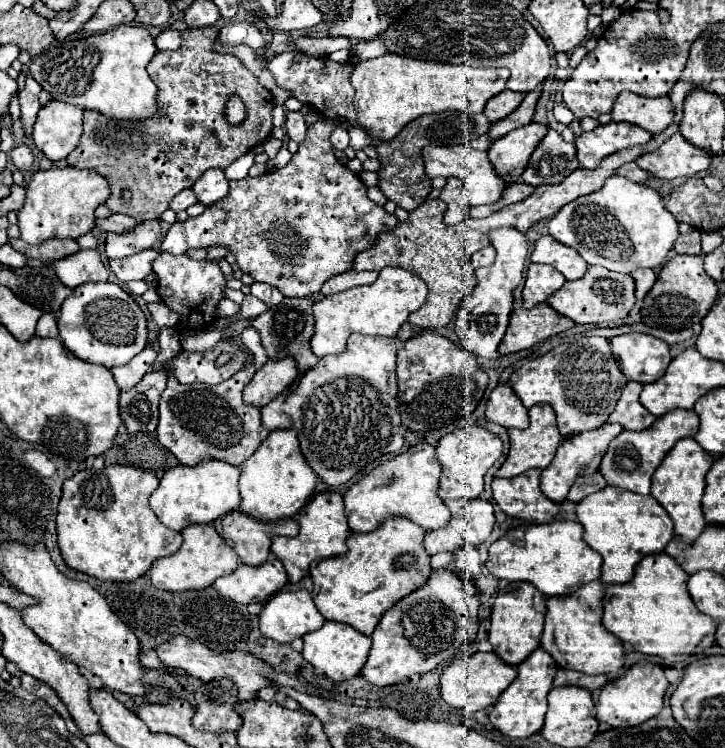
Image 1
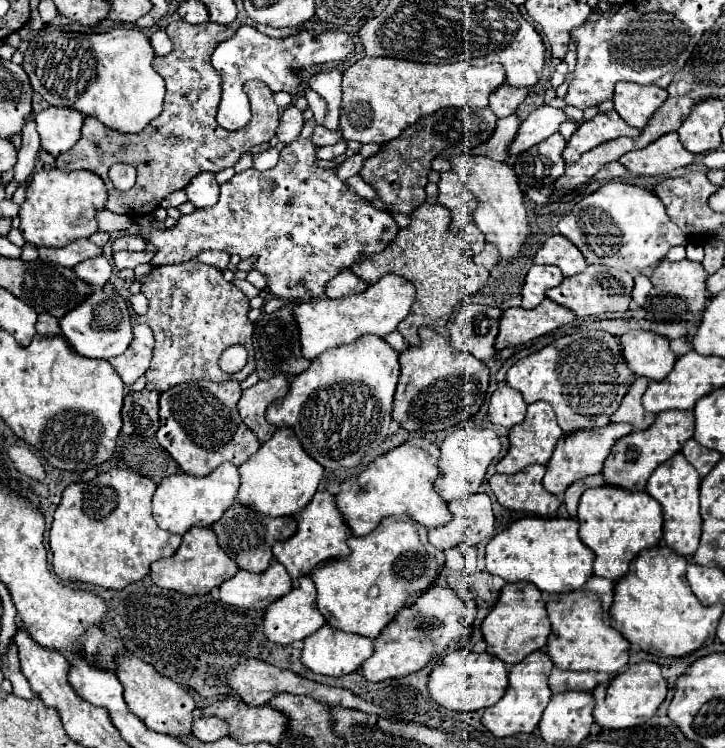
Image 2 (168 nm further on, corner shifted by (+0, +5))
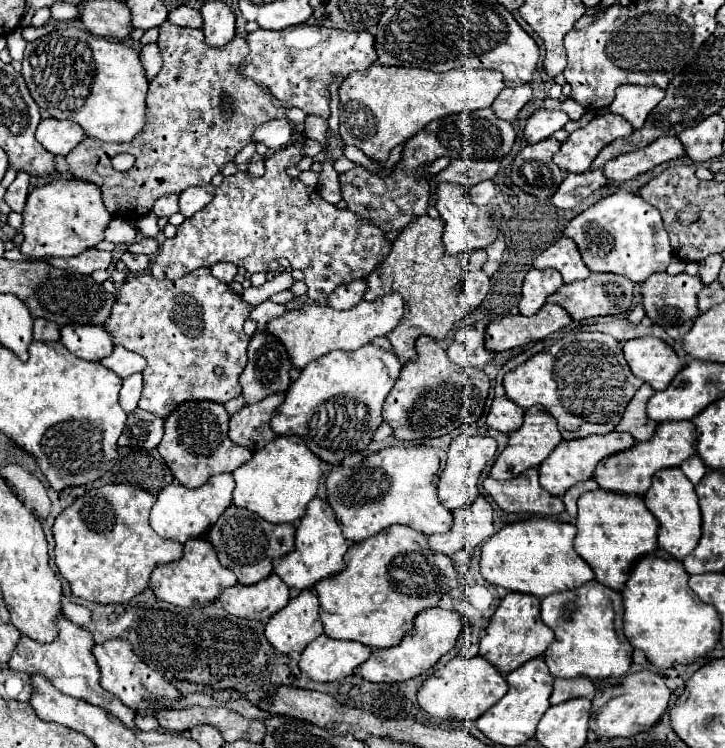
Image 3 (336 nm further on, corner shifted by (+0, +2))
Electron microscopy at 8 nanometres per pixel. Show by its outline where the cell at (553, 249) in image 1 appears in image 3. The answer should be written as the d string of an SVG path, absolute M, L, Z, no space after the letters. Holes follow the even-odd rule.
M561 237L551 247L547 247L535 261L535 269L547 269L553 267L563 275L565 283L573 283L577 279L587 279L591 271L581 259L581 253L577 251L577 245L569 237Z

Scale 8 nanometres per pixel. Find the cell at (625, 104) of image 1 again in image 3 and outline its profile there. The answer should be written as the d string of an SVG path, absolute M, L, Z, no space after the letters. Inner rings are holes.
M619 85L615 99L609 105L609 111L625 117L633 129L641 129L647 115L663 99L665 91L659 87L641 87L641 85Z

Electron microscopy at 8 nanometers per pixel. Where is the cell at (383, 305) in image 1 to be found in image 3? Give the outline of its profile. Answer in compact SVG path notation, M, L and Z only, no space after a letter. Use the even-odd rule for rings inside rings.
M389 293L379 301L361 301L357 307L347 311L335 311L327 305L309 305L299 311L289 311L281 319L273 319L267 325L267 331L283 341L291 363L301 369L309 361L323 357L325 353L339 349L339 351L355 351L369 343L373 337L385 335L397 327L399 319L403 317L403 299L399 293Z

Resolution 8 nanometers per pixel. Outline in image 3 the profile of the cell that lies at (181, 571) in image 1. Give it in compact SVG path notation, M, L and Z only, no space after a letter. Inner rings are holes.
M191 539L183 547L183 559L167 565L159 565L153 575L149 587L153 589L155 597L161 601L167 601L177 607L197 607L197 605L209 605L213 603L219 593L227 587L233 587L237 583L237 577L231 569L225 569L217 561L215 549L211 549L211 543L205 539Z

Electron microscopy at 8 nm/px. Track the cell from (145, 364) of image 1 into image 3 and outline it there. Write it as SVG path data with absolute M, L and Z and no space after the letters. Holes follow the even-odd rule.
M115 347L113 353L101 361L101 365L117 373L121 379L125 379L133 373L141 373L145 369L145 359L139 353L127 351L123 347Z

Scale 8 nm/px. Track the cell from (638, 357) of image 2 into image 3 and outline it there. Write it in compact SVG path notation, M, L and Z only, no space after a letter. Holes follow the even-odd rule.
M657 337L627 341L623 345L623 355L631 373L649 383L655 391L667 389L673 377L683 369L677 353Z

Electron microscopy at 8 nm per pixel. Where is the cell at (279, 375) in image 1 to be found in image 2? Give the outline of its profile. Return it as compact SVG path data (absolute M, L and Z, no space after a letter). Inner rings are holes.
M277 374L275 378L259 380L255 386L243 390L241 394L241 400L237 404L239 416L257 434L261 444L267 442L275 432L275 426L271 426L265 420L265 410L273 400L285 396L287 390L289 390L289 378L285 374Z

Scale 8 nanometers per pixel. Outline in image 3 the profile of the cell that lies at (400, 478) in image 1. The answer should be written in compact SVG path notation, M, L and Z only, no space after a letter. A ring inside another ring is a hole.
M389 447L365 457L355 467L343 467L343 465L333 467L331 473L327 475L327 501L343 529L343 537L347 541L359 543L395 523L403 523L415 531L421 531L423 535L449 531L453 525L451 511L447 511L437 499L437 479L443 461L445 453L435 447Z

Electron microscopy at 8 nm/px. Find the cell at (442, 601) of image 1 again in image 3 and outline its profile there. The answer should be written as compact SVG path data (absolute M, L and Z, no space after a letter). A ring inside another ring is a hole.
M439 607L421 611L415 617L415 627L403 637L397 647L373 651L371 657L359 667L359 675L371 683L401 683L417 675L427 673L447 651L455 647L455 641L463 629L463 617L457 611L445 611Z

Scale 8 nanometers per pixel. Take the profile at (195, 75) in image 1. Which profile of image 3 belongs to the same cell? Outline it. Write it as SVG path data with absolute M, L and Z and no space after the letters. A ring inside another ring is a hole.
M165 21L159 27L157 45L161 49L163 67L161 67L159 75L149 85L149 93L147 93L147 125L145 125L143 133L139 133L139 137L135 137L135 141L131 141L127 145L111 145L111 143L103 143L99 139L85 137L67 155L67 163L69 163L71 171L73 171L73 175L77 179L85 179L85 181L95 183L101 189L103 203L109 209L109 213L113 217L121 217L121 219L127 219L127 221L135 221L135 219L147 215L153 209L153 203L161 195L169 195L169 193L179 195L187 187L209 185L211 177L215 173L219 173L225 163L233 161L233 157L247 143L251 143L253 131L263 121L271 121L277 115L277 109L273 107L271 99L259 89L259 85L255 81L247 81L247 77L241 77L241 73L239 73L239 66L249 53L249 47L245 39L235 37L231 43L217 49L217 47L209 47L205 43L205 37L203 37L201 29L185 29L185 27L177 27L177 25L169 23L169 21ZM223 97L231 97L231 103L233 103L231 113L223 111ZM117 153L135 155L135 159L137 159L135 165L125 173L115 171L111 167L111 159Z

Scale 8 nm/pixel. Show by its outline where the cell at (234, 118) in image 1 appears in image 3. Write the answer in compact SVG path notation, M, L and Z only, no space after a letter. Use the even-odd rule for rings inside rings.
M299 25L281 31L257 29L247 35L247 43L251 47L249 57L245 59L243 75L267 85L271 93L281 101L283 107L299 107L307 115L319 115L329 119L329 85L339 75L347 79L347 75L355 71L367 71L375 61L375 37L369 31L339 31L329 27L311 27Z

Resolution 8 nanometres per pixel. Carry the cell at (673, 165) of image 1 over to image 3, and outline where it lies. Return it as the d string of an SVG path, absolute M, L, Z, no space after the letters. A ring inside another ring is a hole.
M659 137L655 139L651 145L639 149L639 151L631 151L625 155L619 155L611 161L605 163L603 173L607 177L607 181L611 183L621 183L627 179L633 179L649 169L653 169L655 165L661 165L665 161L683 157L683 145L679 141L679 137Z

